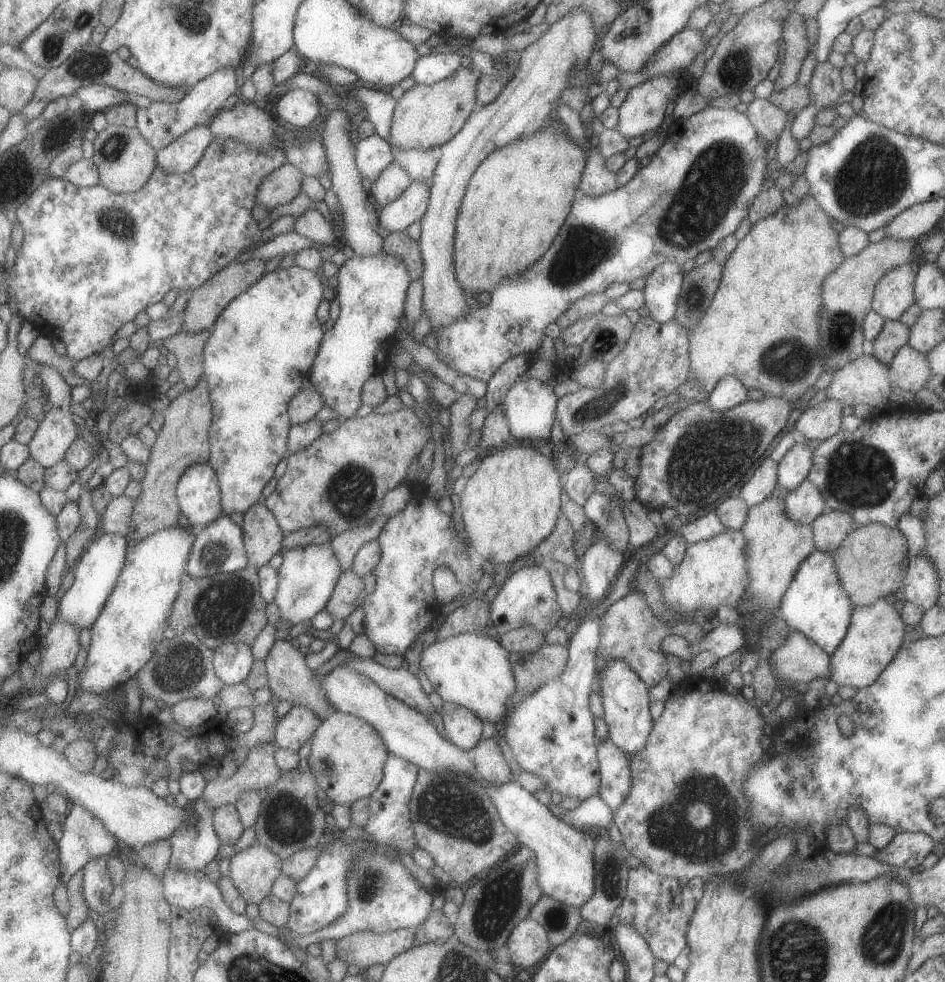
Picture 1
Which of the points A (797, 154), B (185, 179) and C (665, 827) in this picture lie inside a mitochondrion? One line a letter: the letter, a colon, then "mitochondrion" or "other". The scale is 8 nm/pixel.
A: other
B: other
C: mitochondrion

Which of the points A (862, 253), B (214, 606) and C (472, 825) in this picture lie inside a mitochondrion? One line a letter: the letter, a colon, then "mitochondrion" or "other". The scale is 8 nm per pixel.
A: other
B: mitochondrion
C: mitochondrion

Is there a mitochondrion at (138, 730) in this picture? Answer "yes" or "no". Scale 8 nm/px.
no

